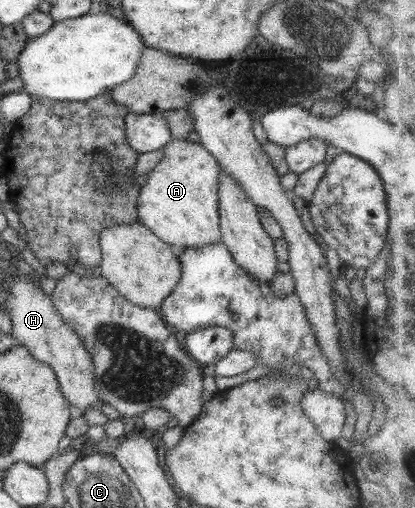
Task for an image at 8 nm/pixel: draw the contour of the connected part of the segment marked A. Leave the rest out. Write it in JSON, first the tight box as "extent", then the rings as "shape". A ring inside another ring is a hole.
{"extent":[138,139,222,249],"shape":[[[190,139],[170,140],[166,143],[164,157],[150,169],[148,180],[138,197],[139,223],[144,225],[150,232],[172,247],[180,249],[200,248],[206,245],[213,245],[222,241],[220,234],[219,217],[219,178],[221,167],[217,159],[199,142],[192,142]]]}

